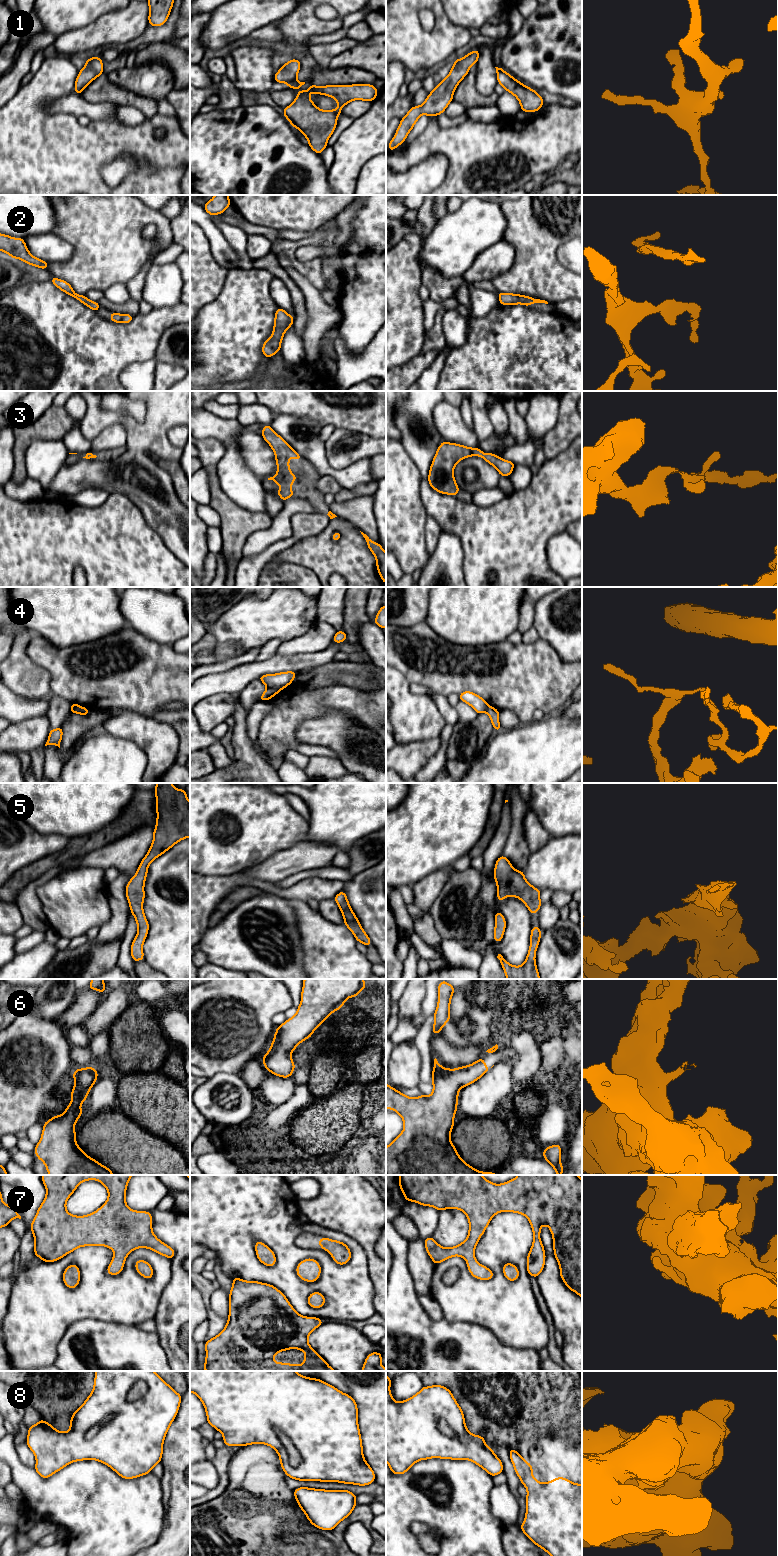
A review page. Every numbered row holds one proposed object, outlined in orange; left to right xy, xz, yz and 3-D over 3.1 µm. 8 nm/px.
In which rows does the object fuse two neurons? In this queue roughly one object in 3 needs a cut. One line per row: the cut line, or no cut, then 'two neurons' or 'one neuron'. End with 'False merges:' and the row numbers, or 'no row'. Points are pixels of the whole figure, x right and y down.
1: cut none; one neuron
2: cut none; one neuron
3: cut none; one neuron
4: cut xz (267, 687), (280, 689); two neurons
5: cut none; one neuron
6: cut none; one neuron
7: cut none; one neuron
8: cut xz (278, 1430), (278, 1438), (286, 1451), (288, 1462), (296, 1467); two neurons
False merges: 4, 8

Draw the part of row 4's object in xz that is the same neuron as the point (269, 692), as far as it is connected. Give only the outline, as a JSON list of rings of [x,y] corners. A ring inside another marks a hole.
[[[267,688],[259,698],[259,701],[270,700],[274,695],[278,694],[280,691],[281,689]]]

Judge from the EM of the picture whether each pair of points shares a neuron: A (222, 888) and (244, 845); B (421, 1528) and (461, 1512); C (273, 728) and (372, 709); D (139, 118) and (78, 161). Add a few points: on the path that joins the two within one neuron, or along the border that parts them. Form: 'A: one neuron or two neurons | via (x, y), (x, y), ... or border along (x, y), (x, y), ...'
A: two neurons | border along (251, 866), (228, 875), (205, 875)
B: two neurons | border along (408, 1529), (412, 1523), (424, 1523), (430, 1531)
C: one neuron | via (298, 703), (347, 702)
D: two neurons | border along (147, 118), (136, 125), (121, 124)

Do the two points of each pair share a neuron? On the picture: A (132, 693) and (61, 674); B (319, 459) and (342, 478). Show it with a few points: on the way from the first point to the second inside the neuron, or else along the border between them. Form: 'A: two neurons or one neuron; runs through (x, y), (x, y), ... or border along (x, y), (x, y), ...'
A: one neuron; runs through (114, 682), (87, 682), (79, 678)
B: one neuron; runs through (324, 465), (336, 474)

